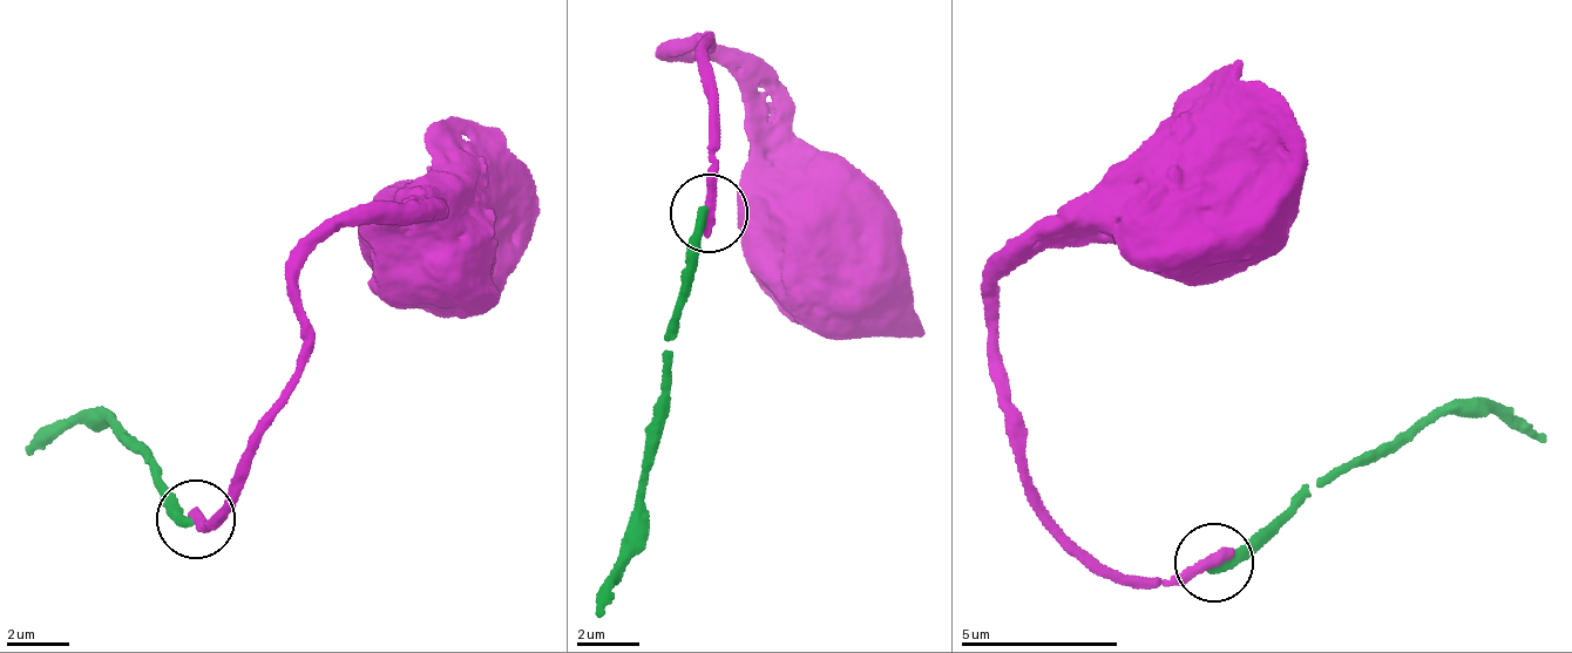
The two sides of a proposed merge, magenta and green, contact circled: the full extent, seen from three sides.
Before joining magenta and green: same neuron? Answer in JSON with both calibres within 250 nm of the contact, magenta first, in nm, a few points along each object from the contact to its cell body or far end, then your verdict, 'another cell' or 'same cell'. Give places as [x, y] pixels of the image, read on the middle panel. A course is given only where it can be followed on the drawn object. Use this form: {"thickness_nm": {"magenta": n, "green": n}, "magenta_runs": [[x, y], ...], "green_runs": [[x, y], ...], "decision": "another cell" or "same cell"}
{"thickness_nm": {"magenta": 400, "green": 280}, "magenta_runs": [[711, 211], [712, 43], [668, 56], [699, 52], [747, 106], [753, 205], [807, 247]], "green_runs": [[704, 210], [662, 338], [657, 440], [621, 584], [594, 614]], "decision": "another cell"}

